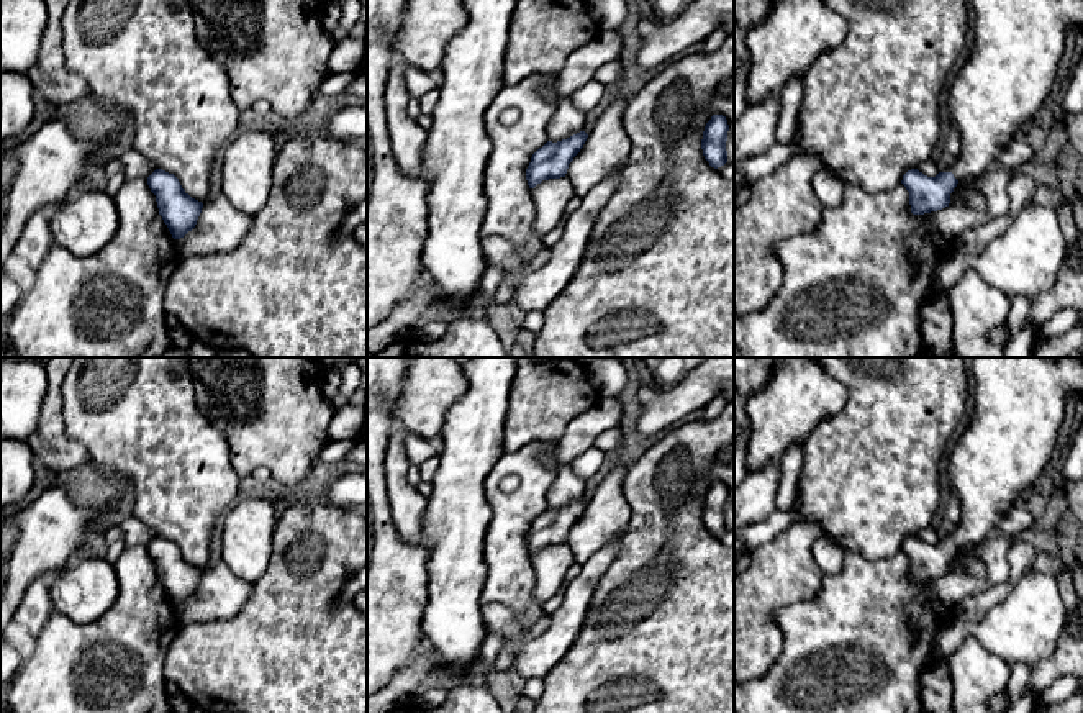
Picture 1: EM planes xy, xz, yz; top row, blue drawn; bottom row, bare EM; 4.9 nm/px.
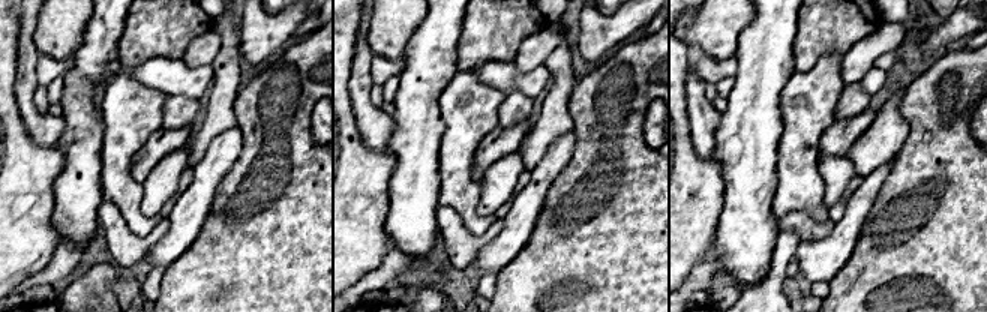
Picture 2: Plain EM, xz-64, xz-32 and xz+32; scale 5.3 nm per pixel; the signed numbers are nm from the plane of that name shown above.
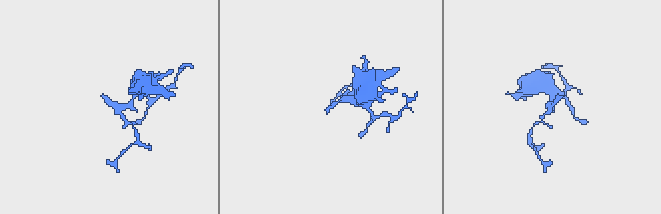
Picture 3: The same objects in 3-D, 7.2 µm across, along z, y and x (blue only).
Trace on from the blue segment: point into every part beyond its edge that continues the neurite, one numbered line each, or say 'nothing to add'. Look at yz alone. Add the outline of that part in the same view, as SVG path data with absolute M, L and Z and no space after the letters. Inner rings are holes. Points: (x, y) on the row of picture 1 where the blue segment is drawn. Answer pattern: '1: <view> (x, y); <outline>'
1: yz (1018, 45); M972 0L970 5L975 11L973 48L949 97L954 126L962 138L962 151L950 172L962 182L978 179L996 166L1004 148L1035 116L1052 92L1068 28L1083 26L1083 0Z

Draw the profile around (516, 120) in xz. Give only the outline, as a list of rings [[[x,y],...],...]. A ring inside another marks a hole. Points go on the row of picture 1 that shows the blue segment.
[[[532,74],[519,84],[505,85],[485,113],[487,133],[492,151],[485,167],[485,218],[482,236],[501,236],[518,248],[523,259],[534,257],[544,244],[532,234],[534,202],[526,180],[526,169],[532,154],[547,143],[547,125],[552,120],[557,102],[541,92],[552,75]]]

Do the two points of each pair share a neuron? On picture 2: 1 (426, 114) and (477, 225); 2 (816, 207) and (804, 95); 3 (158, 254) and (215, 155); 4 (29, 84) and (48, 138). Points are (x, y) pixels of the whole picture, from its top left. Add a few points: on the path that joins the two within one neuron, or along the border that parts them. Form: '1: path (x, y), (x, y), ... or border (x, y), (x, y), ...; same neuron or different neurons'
1: border (440, 108), (444, 125), (438, 156), (440, 180); different neurons
2: path (804, 179), (804, 123); same neuron
3: path (182, 230), (206, 179); same neuron
4: path (27, 98), (27, 111), (38, 125); same neuron

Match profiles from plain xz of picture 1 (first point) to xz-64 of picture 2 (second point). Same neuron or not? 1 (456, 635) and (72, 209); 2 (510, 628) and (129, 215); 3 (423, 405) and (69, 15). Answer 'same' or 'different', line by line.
1: same
2: different
3: same

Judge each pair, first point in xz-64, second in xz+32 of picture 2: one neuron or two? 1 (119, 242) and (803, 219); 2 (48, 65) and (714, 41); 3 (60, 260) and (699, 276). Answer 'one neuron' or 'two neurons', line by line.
1: one neuron
2: two neurons
3: one neuron

